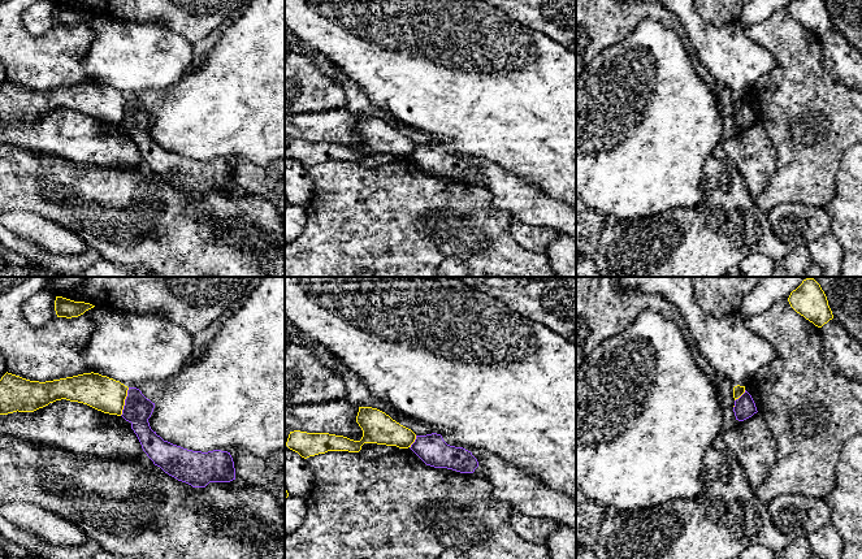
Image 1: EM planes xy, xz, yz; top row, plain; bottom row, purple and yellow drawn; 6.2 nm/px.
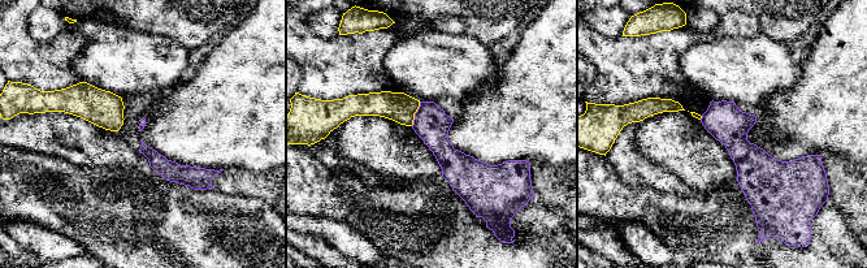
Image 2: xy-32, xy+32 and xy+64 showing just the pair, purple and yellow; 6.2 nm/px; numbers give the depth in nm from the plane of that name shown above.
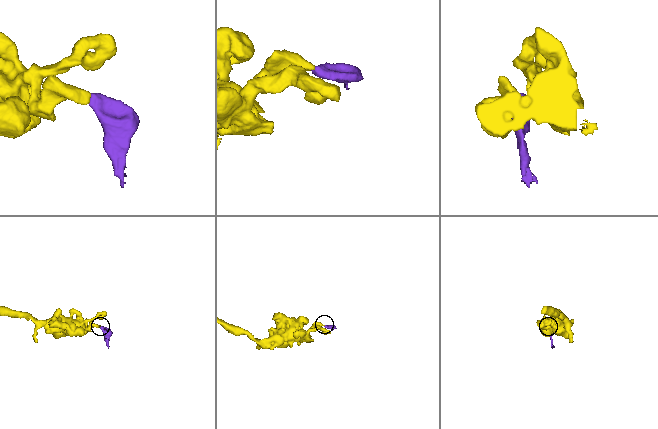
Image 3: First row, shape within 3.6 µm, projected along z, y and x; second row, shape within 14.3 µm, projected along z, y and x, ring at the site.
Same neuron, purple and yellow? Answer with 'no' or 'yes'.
no

